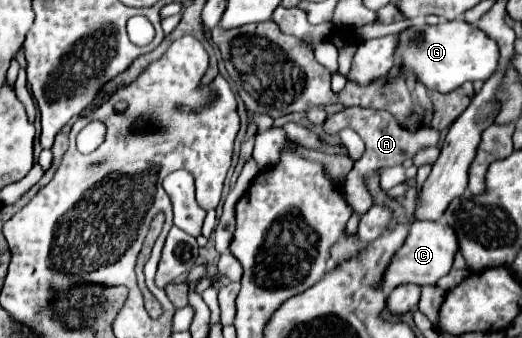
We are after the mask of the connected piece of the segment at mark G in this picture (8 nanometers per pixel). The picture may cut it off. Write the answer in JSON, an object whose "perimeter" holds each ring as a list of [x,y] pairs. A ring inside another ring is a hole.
{"perimeter":[[[462,19],[428,25],[416,31],[416,25],[400,35],[398,55],[404,69],[412,69],[416,77],[438,93],[450,93],[466,81],[486,81],[498,67],[498,43],[482,33],[476,23],[466,23]]]}

